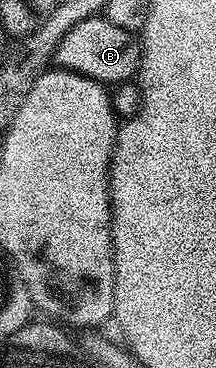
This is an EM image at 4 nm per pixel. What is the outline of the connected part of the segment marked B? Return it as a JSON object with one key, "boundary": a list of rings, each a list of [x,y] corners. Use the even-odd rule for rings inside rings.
{"boundary":[[[96,16],[69,28],[61,44],[57,44],[53,62],[61,70],[72,70],[104,84],[120,84],[130,83],[138,75],[142,59],[143,48],[136,35],[117,28],[117,24],[109,24],[106,16]]]}

